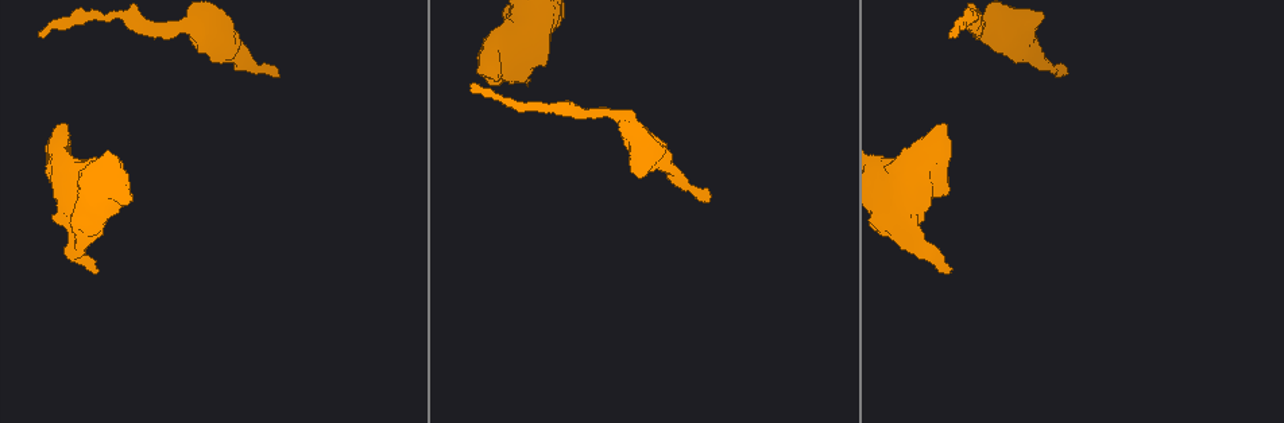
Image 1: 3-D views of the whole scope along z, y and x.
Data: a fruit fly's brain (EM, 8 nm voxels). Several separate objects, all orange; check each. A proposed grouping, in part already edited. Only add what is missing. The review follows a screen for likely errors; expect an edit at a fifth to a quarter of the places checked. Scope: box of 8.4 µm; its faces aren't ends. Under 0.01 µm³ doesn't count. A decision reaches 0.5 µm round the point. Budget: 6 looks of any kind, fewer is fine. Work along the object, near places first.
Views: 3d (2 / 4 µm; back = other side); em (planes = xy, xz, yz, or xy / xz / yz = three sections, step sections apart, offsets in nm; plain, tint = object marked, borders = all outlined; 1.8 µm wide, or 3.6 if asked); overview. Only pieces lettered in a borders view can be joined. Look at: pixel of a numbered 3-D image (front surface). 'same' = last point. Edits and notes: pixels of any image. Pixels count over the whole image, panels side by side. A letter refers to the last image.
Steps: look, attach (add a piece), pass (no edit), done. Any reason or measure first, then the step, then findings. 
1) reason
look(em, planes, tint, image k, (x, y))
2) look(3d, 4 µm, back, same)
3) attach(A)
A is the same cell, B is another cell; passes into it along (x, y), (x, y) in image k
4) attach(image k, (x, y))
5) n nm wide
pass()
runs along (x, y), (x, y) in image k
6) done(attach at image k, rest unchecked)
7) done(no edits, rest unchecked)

free end
look(3d, 4 µm, image 1, (95, 268))

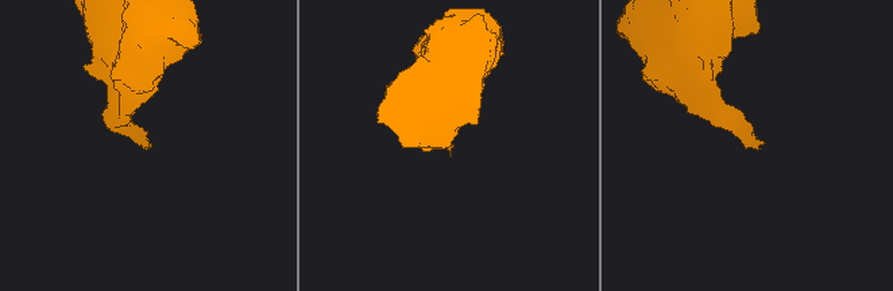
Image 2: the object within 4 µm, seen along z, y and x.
look(em, planes, borders, image 2, (762, 144))

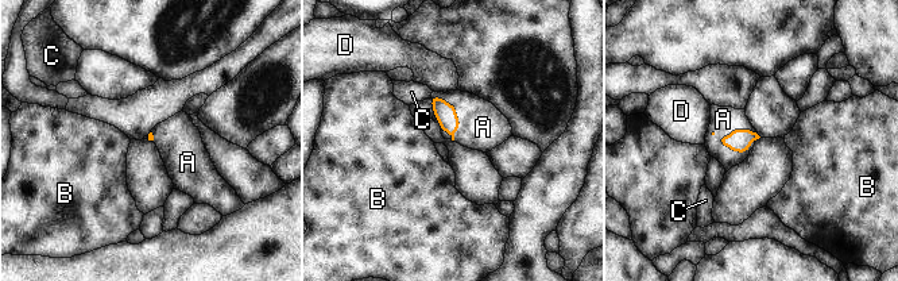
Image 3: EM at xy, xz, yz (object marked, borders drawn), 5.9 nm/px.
attach(A)
A is the same cell, B, C and D are other cells; passes into it along (739, 141), (734, 127), (723, 119) in image 3; the neuron continues

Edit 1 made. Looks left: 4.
look(overview)

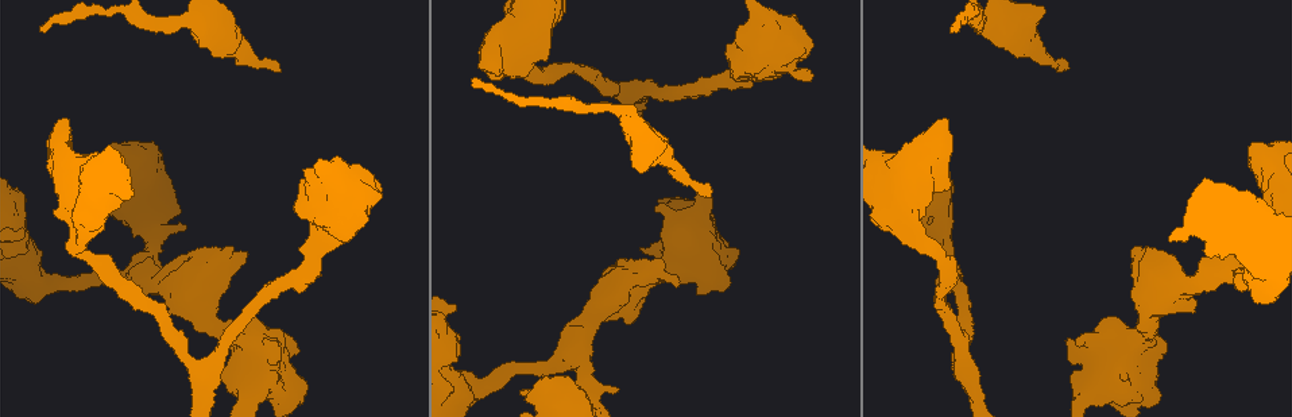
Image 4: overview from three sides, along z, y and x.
free end
look(em, xy, step 16, tint, image 4, (1080, 344))

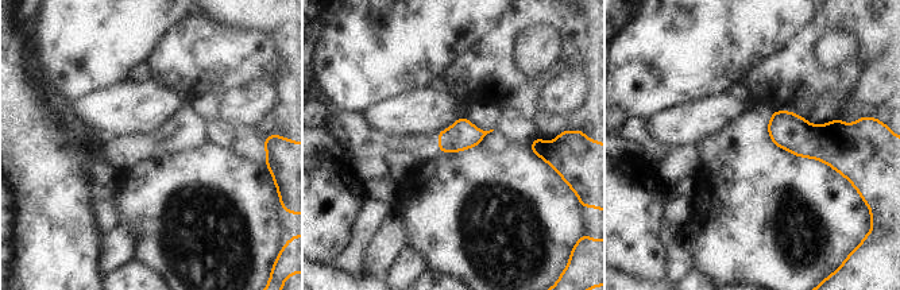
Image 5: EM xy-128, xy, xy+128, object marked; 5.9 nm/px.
look(em, xy, step 16, borders, same)

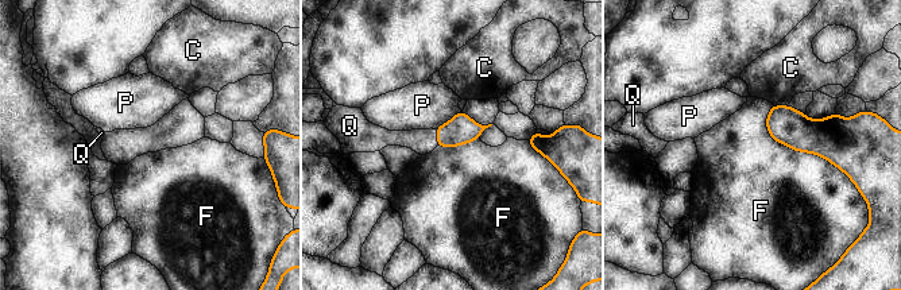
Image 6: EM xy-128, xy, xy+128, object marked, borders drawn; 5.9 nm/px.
F touches over 600 nm
attach(Q)
Q is the same cell, C, F and P are other cells; the neuron continues

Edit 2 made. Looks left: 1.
done(attach at image 3, attach at image 6, rest unchecked)

